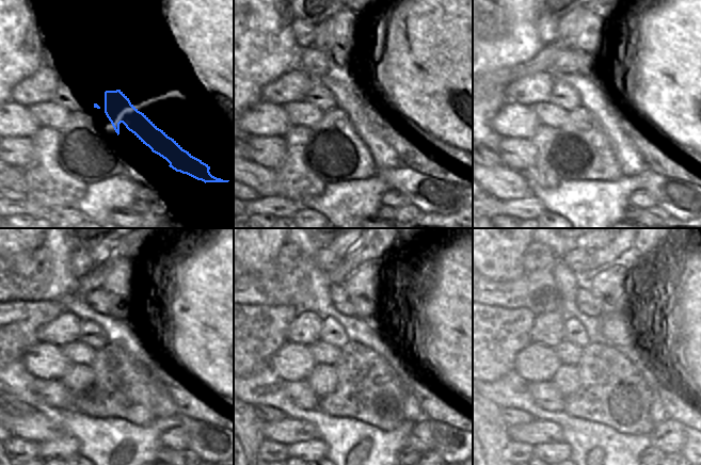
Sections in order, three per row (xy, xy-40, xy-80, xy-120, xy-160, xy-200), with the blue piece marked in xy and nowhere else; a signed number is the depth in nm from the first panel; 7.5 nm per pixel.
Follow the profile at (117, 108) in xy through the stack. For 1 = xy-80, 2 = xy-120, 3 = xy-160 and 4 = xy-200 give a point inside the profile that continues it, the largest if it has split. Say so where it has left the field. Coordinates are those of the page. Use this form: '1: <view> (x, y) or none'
1: xy-80 (657, 158)
2: xy-120 (190, 403)
3: xy-160 (436, 407)
4: xy-200 (679, 407)

